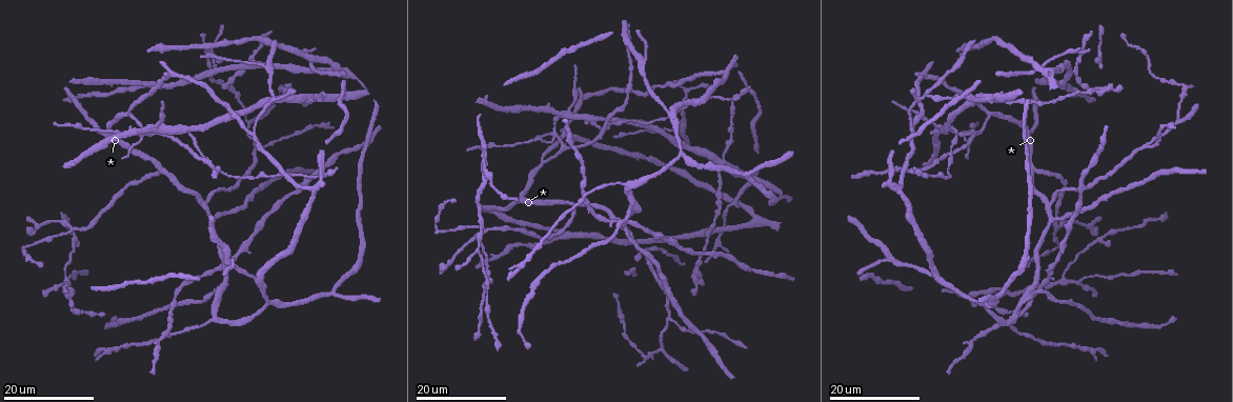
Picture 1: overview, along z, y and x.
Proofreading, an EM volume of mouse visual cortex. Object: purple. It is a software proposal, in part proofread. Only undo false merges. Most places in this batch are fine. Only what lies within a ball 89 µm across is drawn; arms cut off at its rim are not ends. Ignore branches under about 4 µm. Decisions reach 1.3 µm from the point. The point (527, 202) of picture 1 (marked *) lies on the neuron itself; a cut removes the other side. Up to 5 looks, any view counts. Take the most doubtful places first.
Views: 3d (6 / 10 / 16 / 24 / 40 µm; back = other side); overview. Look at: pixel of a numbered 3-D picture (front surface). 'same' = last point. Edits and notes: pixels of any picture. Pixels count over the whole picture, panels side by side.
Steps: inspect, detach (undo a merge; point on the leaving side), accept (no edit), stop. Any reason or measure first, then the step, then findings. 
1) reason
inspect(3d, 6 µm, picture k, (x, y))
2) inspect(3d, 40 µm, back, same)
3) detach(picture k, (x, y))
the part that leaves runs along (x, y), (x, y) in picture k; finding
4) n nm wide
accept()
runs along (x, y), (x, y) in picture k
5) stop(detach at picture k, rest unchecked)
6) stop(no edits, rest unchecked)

inspect(3d, 16 µm, picture 1, (180, 124))

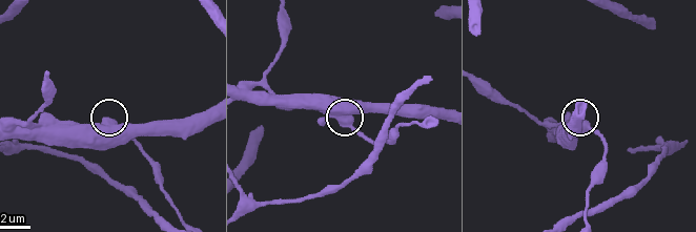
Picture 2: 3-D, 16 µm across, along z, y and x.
inspect(3d, 10 µm, picture 2, (349, 115))

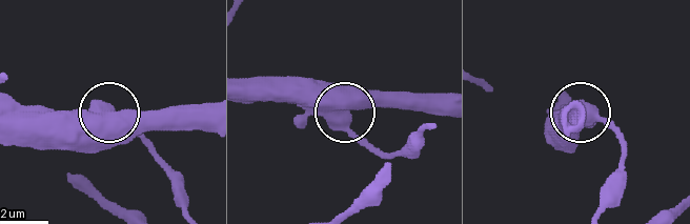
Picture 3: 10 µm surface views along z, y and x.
inspect(3d, 10 µm, back, picture 3, (344, 112))

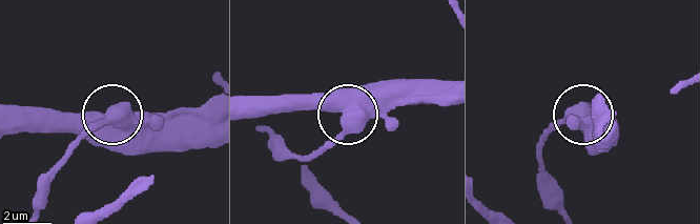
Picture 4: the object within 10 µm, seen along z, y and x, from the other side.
side arm 48 µm
accept()
continuous, no second neuron

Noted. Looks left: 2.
three arms meet
inspect(3d, 16 µm, picture 1, (479, 253))

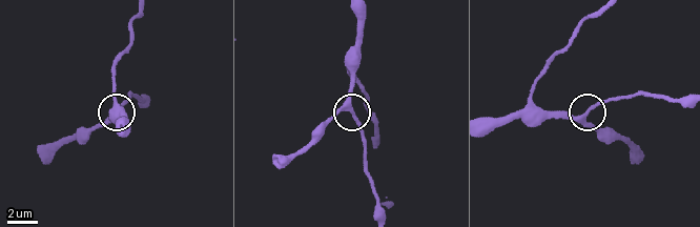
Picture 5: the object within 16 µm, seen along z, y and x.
closer look
inspect(3d, 6 µm, picture 5, (346, 109))

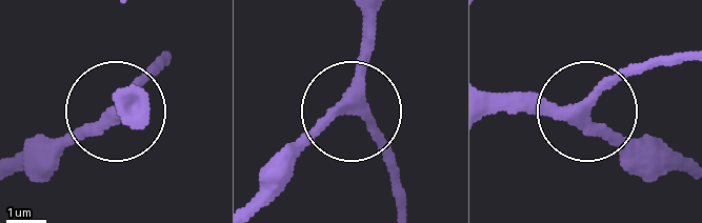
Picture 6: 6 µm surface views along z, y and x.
270 nm wide
accept()
all the same neuron

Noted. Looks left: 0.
stop(no edits, rest unchecked)

